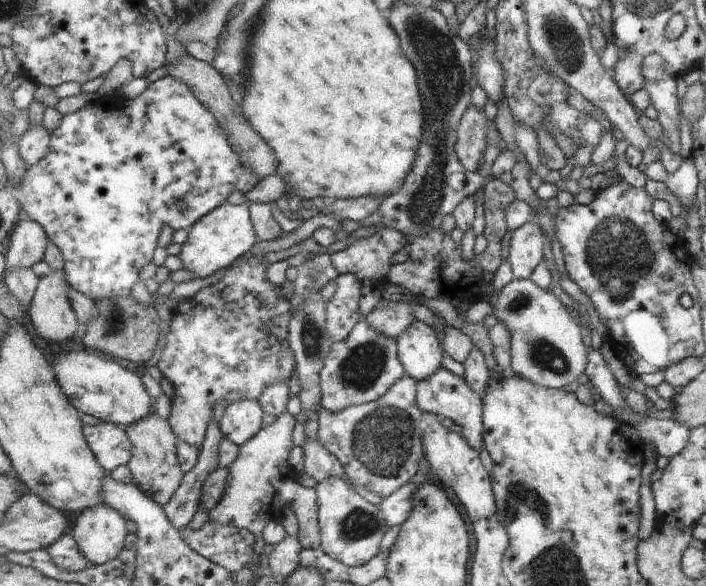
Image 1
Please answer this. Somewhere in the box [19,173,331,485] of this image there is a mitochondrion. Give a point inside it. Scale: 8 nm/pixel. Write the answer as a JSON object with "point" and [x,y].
{"point":[311,339]}

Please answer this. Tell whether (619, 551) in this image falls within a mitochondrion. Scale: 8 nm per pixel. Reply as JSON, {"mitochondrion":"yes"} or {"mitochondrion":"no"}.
{"mitochondrion":"no"}

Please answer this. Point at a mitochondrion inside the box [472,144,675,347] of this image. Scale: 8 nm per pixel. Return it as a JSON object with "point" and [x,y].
{"point":[617,249]}

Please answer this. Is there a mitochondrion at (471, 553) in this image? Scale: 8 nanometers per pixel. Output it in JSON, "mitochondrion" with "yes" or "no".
{"mitochondrion":"no"}

